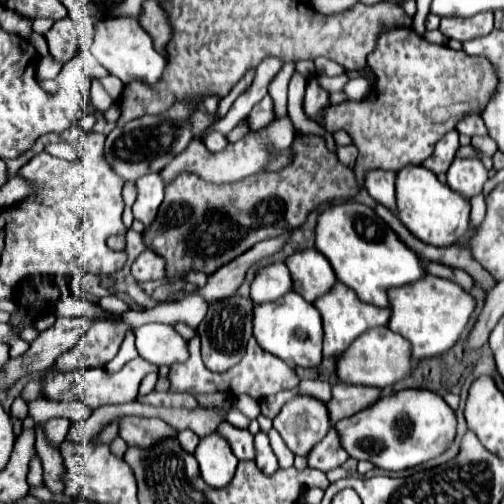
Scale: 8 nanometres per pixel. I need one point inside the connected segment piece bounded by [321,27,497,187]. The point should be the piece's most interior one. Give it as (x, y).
(422, 89)

